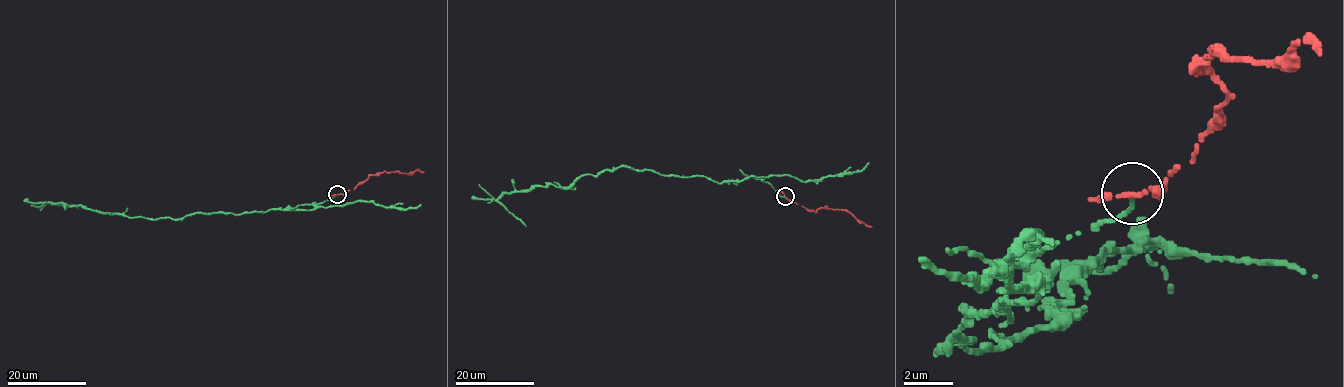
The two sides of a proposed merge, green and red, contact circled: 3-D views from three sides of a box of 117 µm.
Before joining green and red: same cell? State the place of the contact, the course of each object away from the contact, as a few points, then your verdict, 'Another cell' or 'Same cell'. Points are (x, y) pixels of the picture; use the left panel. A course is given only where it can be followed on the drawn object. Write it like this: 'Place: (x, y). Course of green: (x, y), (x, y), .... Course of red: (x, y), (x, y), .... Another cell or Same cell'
Place: (337, 194). Course of green: (336, 195), (316, 203), (316, 208), (304, 210), (195, 212), (172, 219), (123, 216), (77, 207). Course of red: (337, 195), (354, 190), (370, 175), (384, 171), (424, 172). Another cell

